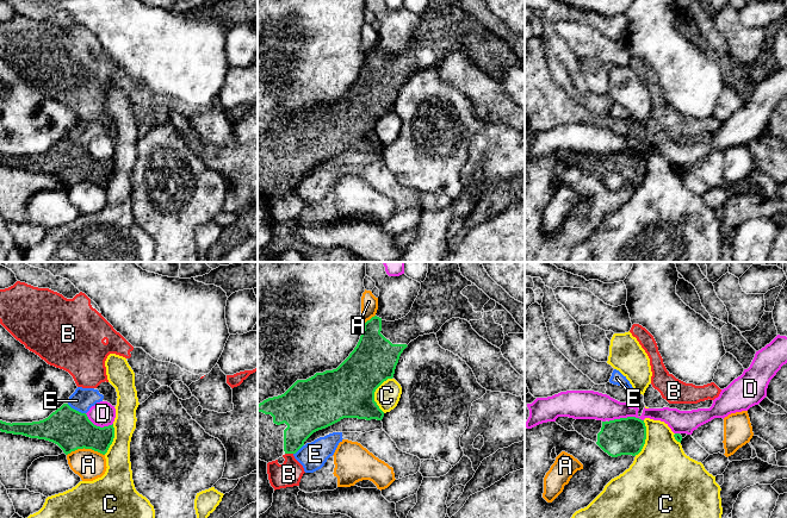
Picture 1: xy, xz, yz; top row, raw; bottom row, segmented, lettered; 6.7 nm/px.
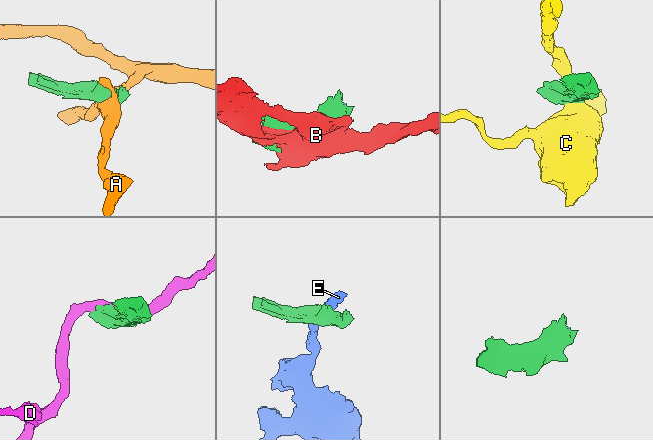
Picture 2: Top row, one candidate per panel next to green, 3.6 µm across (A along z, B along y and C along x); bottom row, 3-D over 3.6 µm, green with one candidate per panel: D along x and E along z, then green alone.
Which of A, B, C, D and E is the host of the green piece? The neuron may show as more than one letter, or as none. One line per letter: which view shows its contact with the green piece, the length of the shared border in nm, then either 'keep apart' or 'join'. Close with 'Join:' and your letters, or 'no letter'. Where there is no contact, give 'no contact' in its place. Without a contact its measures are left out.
A: xy | 260 nm | keep apart
B: xz | 60 nm | keep apart
C: xz | 240 nm | keep apart
D: yz | 240 nm | keep apart
E: xy | 140 nm | keep apart
Join: no letter

